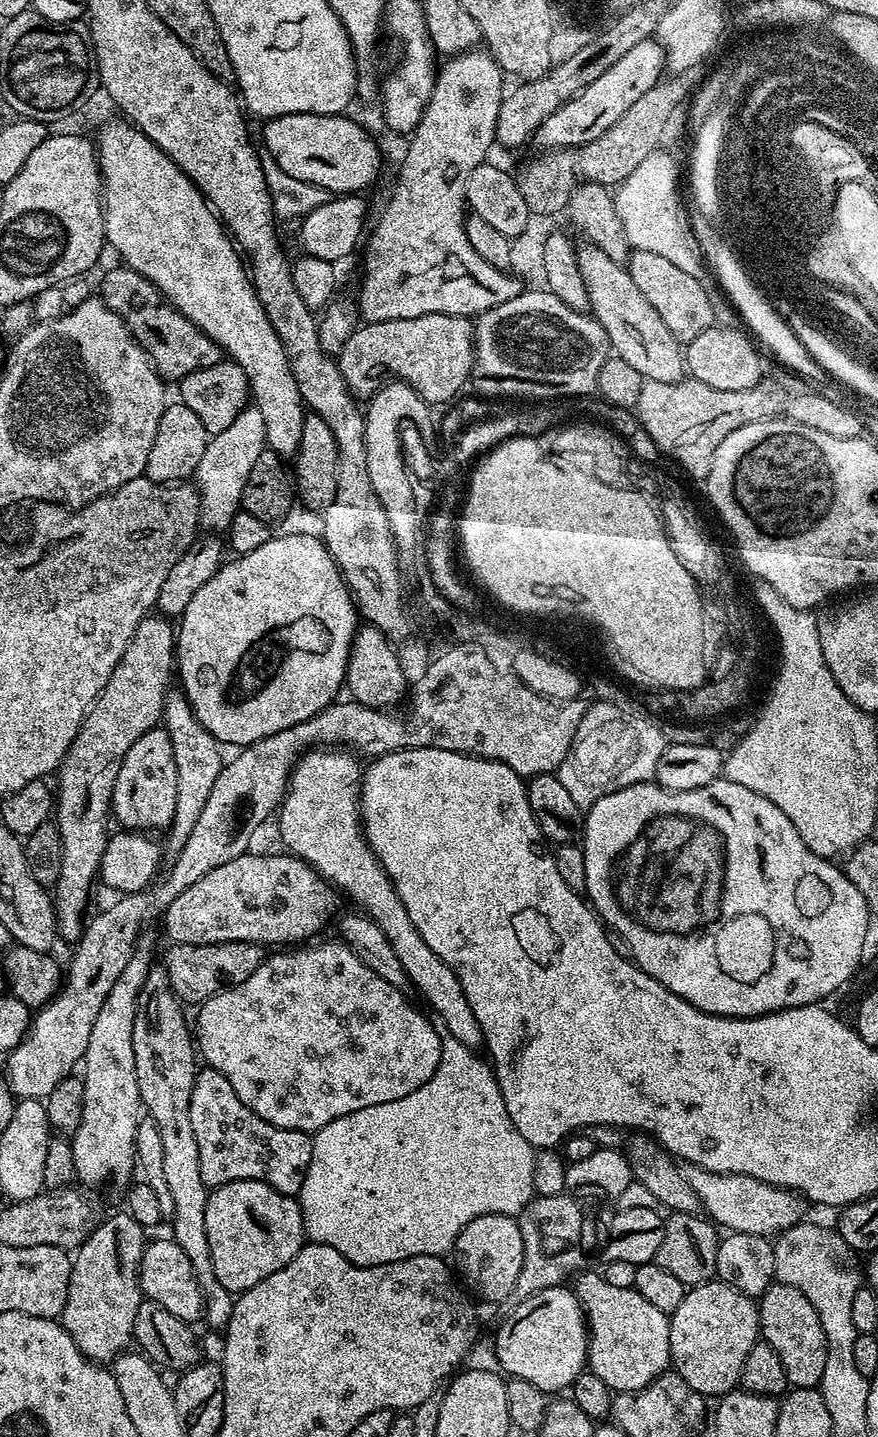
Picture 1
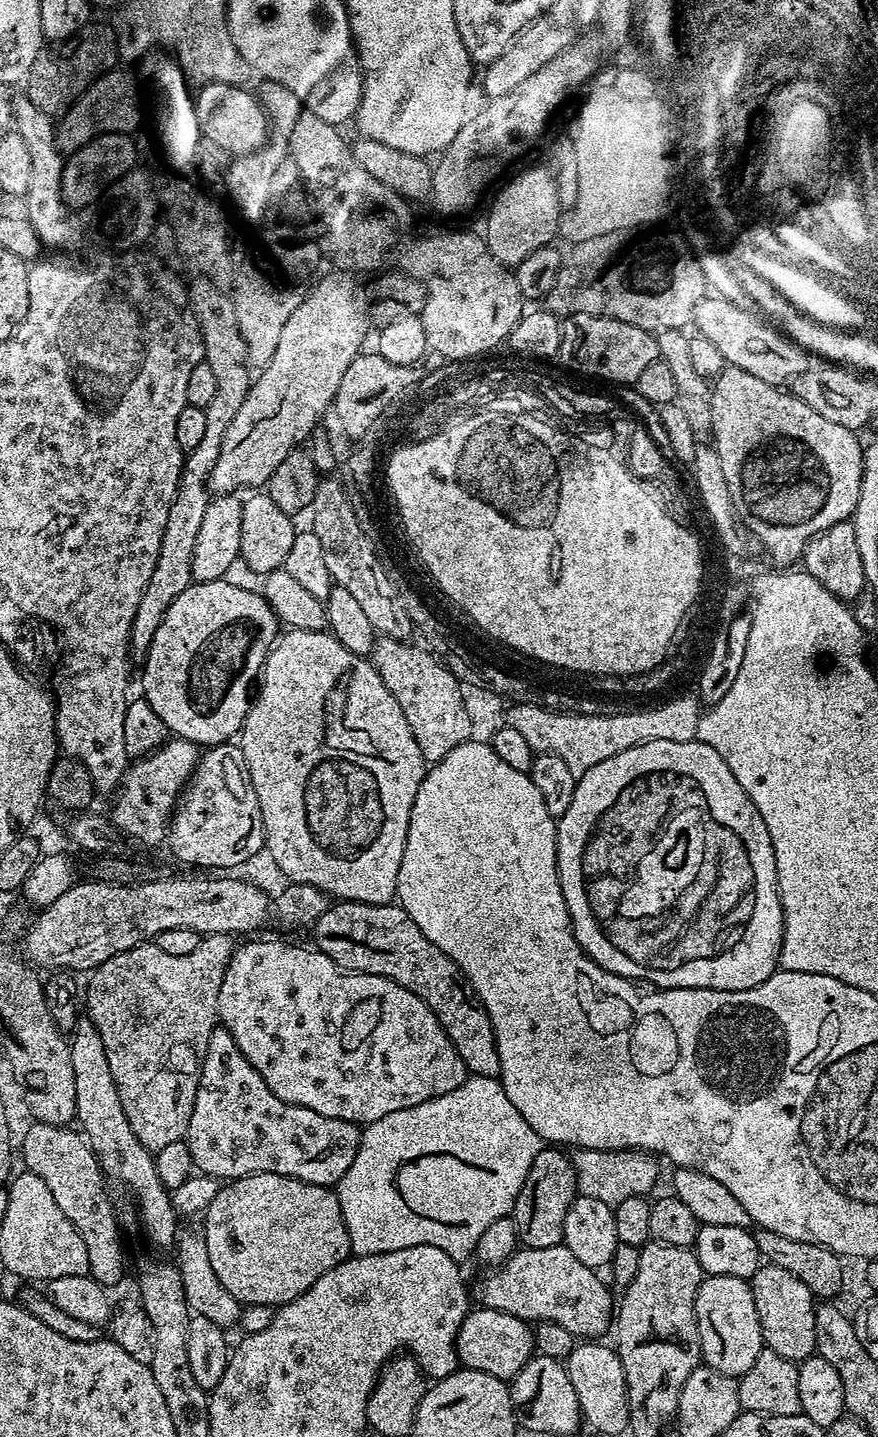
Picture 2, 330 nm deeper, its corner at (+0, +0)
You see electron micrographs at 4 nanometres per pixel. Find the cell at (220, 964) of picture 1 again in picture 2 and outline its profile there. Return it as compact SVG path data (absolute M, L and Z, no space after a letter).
M342 900L328 907L326 914L322 914L322 918L318 918L318 922L311 925L311 932L316 939L315 947L325 952L336 963L337 969L351 973L361 972L367 976L384 976L398 982L398 986L410 990L410 994L422 998L422 1002L430 1006L430 1010L452 1039L452 1045L458 1050L458 1058L462 1058L469 1073L474 1076L499 1077L498 1046L486 1010L476 999L475 992L456 963L446 954L442 954L442 950L438 950L438 946L434 946L434 942L430 942L430 938L422 934L422 930L418 930L418 922L414 922L414 918L410 918L410 914L406 914L406 910L399 903L363 904L357 900Z

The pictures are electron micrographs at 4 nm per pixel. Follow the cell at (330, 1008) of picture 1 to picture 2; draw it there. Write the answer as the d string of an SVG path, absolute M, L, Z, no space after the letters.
M252 938L249 944L241 943L236 951L232 953L228 968L224 971L222 978L222 990L218 990L218 1010L216 1011L219 1023L234 1038L234 1042L238 1042L238 1050L242 1050L242 1054L246 1054L246 1058L250 1062L250 1066L254 1066L254 1070L258 1070L258 1074L262 1074L262 1078L266 1082L266 1086L270 1086L270 1090L274 1094L278 1094L278 1098L282 1098L282 1102L290 1102L294 1106L302 1106L314 1110L314 1114L326 1114L326 1118L338 1118L345 1120L357 1126L367 1126L372 1124L378 1118L382 1118L386 1114L394 1114L394 1110L406 1110L418 1106L418 1102L426 1102L435 1096L442 1094L450 1094L450 1090L454 1090L458 1086L462 1086L462 1082L468 1079L470 1073L468 1067L462 1062L462 1058L458 1058L458 1050L452 1045L452 1039L446 1034L446 1030L438 1022L438 1018L430 1010L430 1006L426 1006L426 1002L422 1002L422 998L418 998L414 994L410 994L410 990L406 990L402 986L398 986L398 982L388 980L384 976L367 976L361 972L345 972L338 970L336 963L330 957L317 950L315 947L299 948L296 944L287 944L284 940L256 940L260 938Z

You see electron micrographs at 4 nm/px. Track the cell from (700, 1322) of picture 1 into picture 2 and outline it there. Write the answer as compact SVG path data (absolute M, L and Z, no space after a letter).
M705 1275L696 1291L696 1317L703 1363L727 1376L744 1376L765 1347L751 1283L742 1278Z

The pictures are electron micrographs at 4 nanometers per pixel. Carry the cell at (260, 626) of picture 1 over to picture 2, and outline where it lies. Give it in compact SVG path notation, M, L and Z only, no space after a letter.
M227 579L215 580L209 584L193 583L186 590L182 590L182 594L178 594L178 598L174 598L174 602L170 602L170 610L166 610L166 618L158 626L158 630L154 633L154 642L150 642L147 656L143 657L144 664L144 692L143 699L147 700L150 707L154 710L154 714L158 714L158 718L162 718L162 722L168 727L169 733L173 737L181 740L188 740L191 744L197 746L215 746L217 744L229 743L244 727L244 719L250 707L250 692L248 696L248 687L257 683L258 677L264 670L264 659L268 657L268 651L278 639L278 633L281 631L282 625L277 620L274 610L270 610L270 606L260 595L259 591L252 590L247 592L244 588L239 588L236 584L228 584Z

